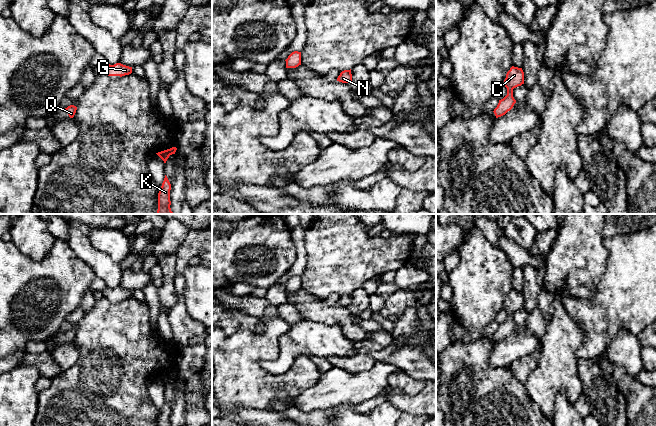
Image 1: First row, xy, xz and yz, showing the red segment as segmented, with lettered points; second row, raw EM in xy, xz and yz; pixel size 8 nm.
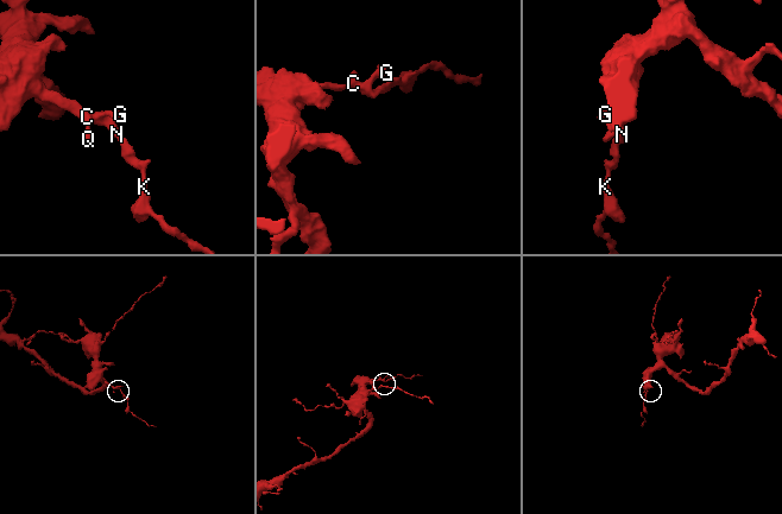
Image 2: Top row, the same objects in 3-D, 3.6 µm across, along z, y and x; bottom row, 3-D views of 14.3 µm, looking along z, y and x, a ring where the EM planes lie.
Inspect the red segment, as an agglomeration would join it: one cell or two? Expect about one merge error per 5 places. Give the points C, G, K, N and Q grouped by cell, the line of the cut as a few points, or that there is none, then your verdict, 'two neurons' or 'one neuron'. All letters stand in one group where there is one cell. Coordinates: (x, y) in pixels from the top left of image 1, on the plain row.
C G K N Q | no cut | one neuron

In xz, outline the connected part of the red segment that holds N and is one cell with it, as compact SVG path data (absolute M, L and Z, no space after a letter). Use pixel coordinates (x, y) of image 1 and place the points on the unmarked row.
M351 293L342 295L340 299L338 300L337 305L342 306L342 307L352 308Z

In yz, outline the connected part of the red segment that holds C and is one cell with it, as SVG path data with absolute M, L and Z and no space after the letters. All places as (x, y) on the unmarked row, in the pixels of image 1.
M512 290L506 298L503 309L507 312L507 319L499 324L497 331L494 333L496 342L505 339L510 335L516 324L513 321L513 313L524 308L524 296L522 292Z

